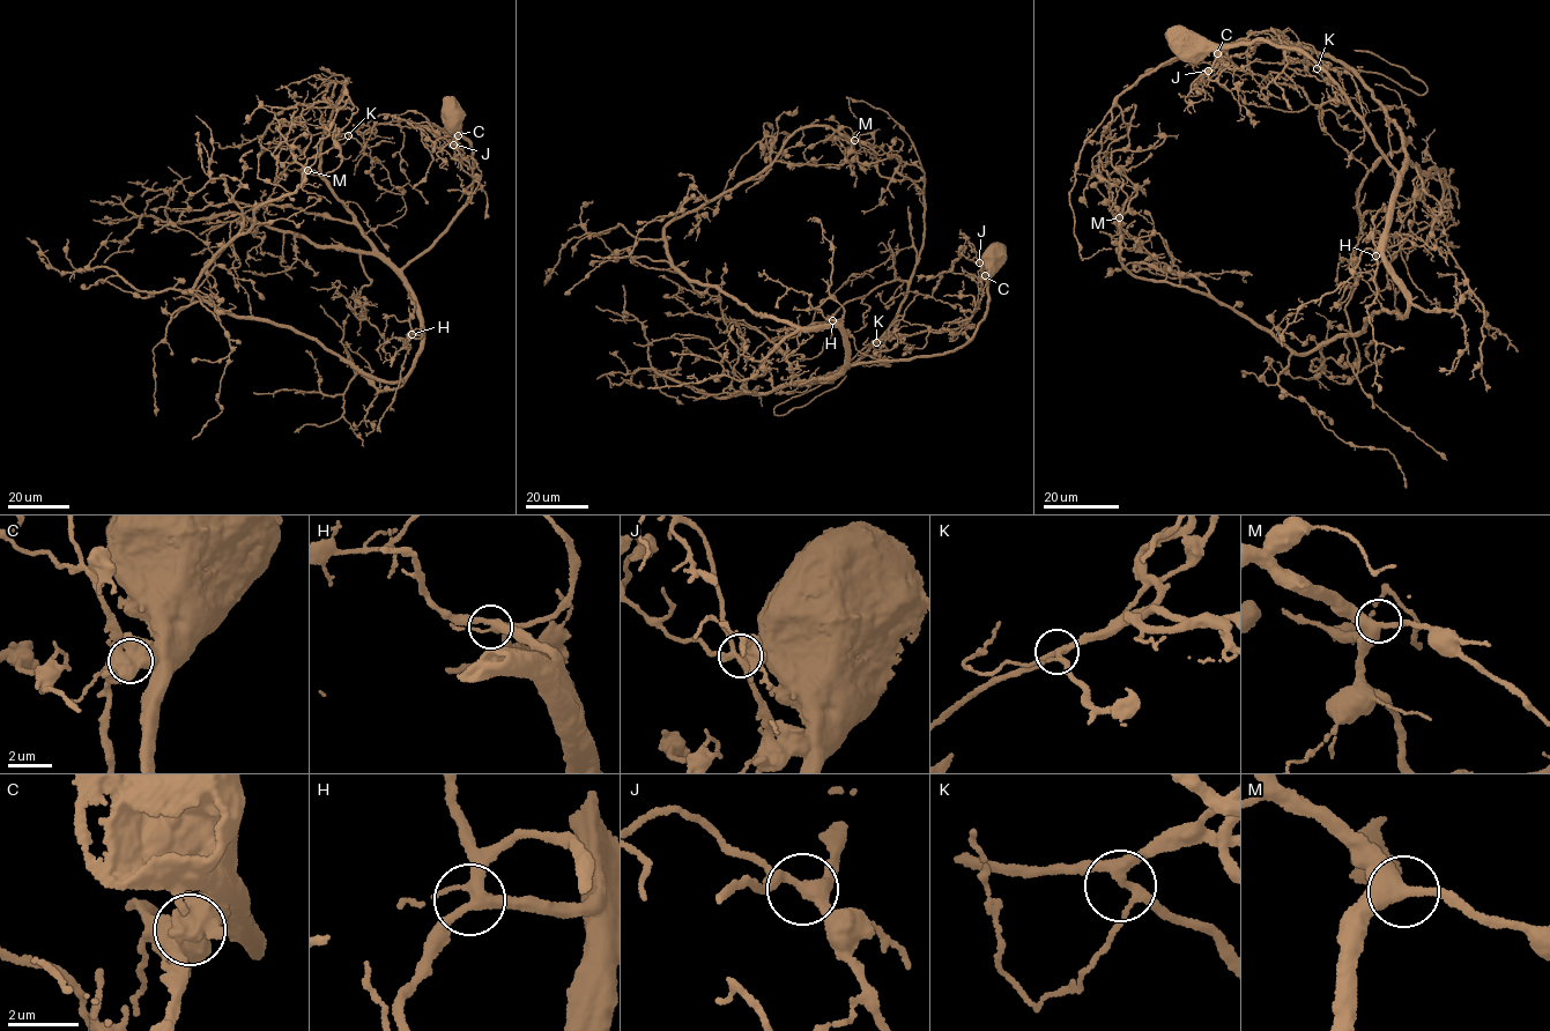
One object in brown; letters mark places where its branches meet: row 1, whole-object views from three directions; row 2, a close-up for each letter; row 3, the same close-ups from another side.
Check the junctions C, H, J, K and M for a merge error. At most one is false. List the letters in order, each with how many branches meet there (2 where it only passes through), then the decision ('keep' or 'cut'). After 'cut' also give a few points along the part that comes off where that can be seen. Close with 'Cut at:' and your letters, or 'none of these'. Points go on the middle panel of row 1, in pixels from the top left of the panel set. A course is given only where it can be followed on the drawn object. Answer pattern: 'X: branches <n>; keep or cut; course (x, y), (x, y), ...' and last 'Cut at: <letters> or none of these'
C: branches 4; cut; course (985, 275), (966, 324), (866, 346), (823, 382), (779, 403), (774, 414), (806, 405), (846, 376)
H: branches 4; keep
J: branches 5; keep
K: branches 4; keep
M: branches 3; keep
Cut at: C

